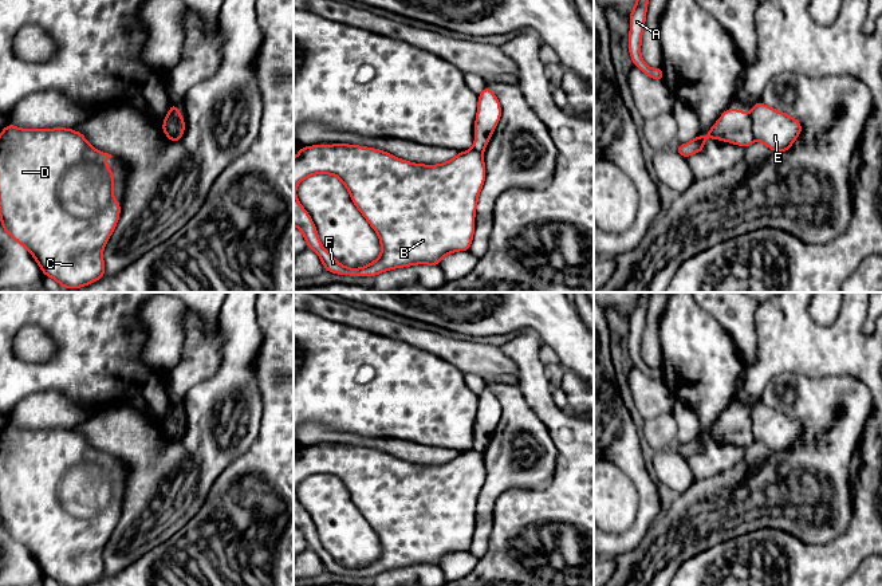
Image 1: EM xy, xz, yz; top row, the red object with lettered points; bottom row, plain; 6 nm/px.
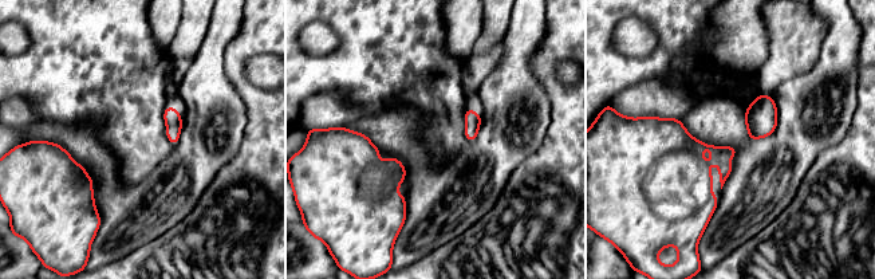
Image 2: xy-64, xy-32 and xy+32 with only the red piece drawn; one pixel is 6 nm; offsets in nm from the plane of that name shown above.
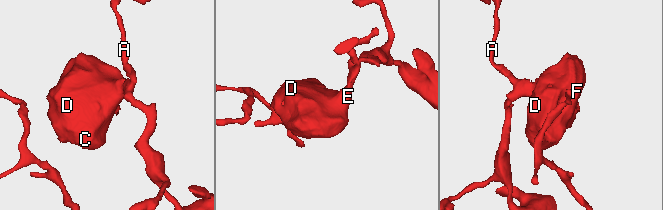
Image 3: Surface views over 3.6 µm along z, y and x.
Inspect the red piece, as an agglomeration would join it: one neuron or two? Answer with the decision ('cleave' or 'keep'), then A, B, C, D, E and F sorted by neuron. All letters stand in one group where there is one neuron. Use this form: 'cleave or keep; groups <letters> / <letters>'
cleave; groups A / B C D E F

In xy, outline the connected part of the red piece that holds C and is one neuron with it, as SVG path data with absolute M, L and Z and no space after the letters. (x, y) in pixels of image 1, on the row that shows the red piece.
M8 122L0 133L1 228L31 252L44 276L55 279L63 288L80 288L105 276L102 253L121 212L121 202L113 197L115 178L102 161L111 157L94 149L72 129L19 129Z

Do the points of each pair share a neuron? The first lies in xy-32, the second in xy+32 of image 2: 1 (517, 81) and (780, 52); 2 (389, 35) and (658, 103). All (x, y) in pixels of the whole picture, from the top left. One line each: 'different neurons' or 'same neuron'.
1: different neurons
2: different neurons

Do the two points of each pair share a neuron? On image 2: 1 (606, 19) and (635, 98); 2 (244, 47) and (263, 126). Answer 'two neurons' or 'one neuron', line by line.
1: two neurons
2: one neuron

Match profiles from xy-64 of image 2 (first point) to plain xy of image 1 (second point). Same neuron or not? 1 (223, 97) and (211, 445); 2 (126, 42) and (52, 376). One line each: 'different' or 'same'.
1: same
2: same

